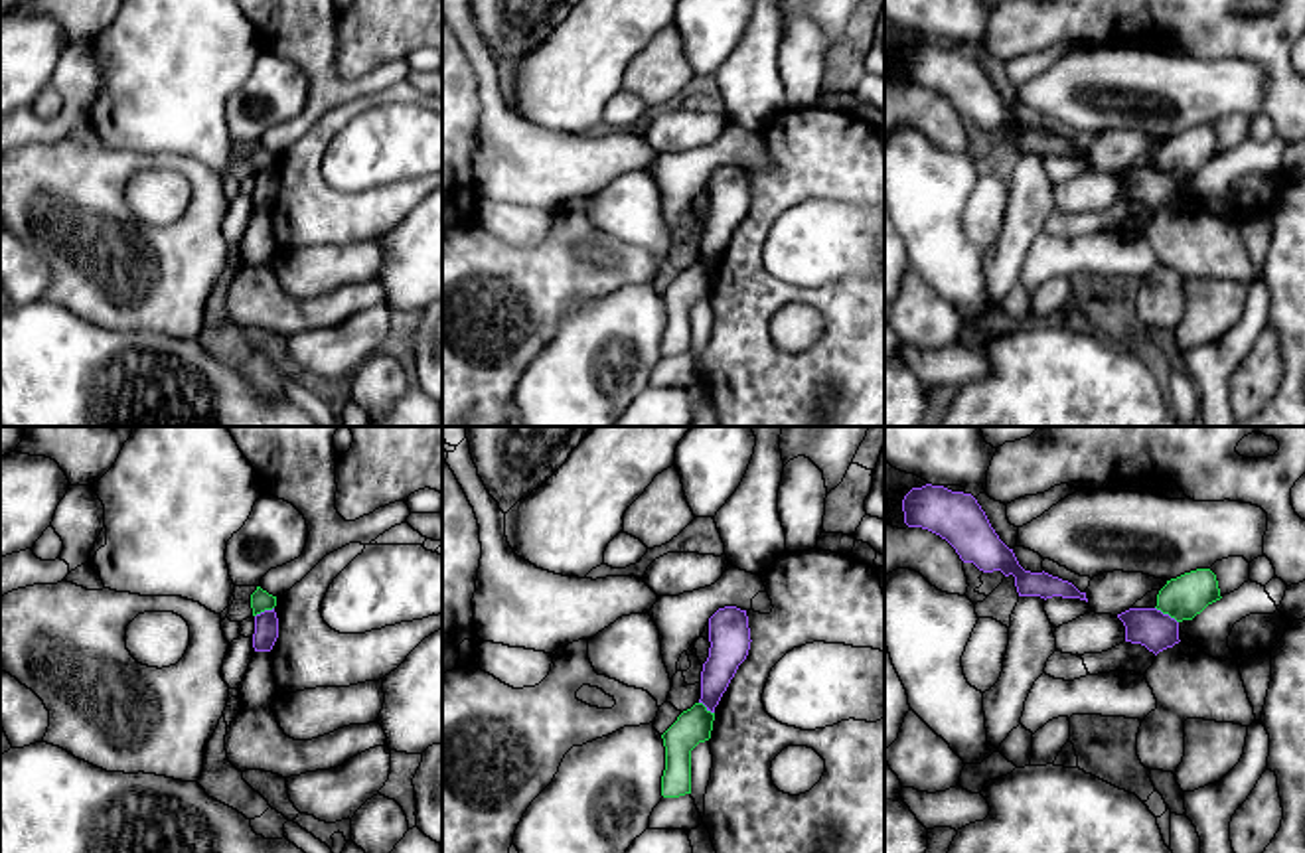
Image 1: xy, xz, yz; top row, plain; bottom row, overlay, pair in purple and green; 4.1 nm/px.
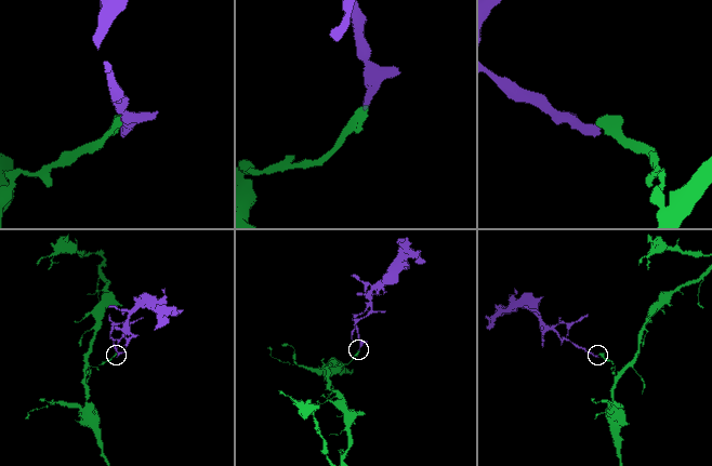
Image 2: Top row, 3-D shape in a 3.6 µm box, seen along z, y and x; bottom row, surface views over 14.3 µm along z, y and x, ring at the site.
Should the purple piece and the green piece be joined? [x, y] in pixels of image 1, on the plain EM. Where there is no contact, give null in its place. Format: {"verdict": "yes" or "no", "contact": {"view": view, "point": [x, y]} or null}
{"verdict": "no", "contact": {"view": "yz", "point": [1167, 172]}}

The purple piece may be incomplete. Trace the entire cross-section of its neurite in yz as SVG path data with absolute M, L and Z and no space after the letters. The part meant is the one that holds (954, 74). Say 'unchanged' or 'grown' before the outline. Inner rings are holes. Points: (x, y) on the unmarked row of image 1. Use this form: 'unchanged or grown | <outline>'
unchanged | M926 41L904 53L902 69L908 85L922 85L940 93L963 120L973 120L983 130L1013 132L1019 154L1040 154L1044 158L1062 154L1088 160L1086 150L1080 150L1072 140L1044 128L1025 128L971 51Z

